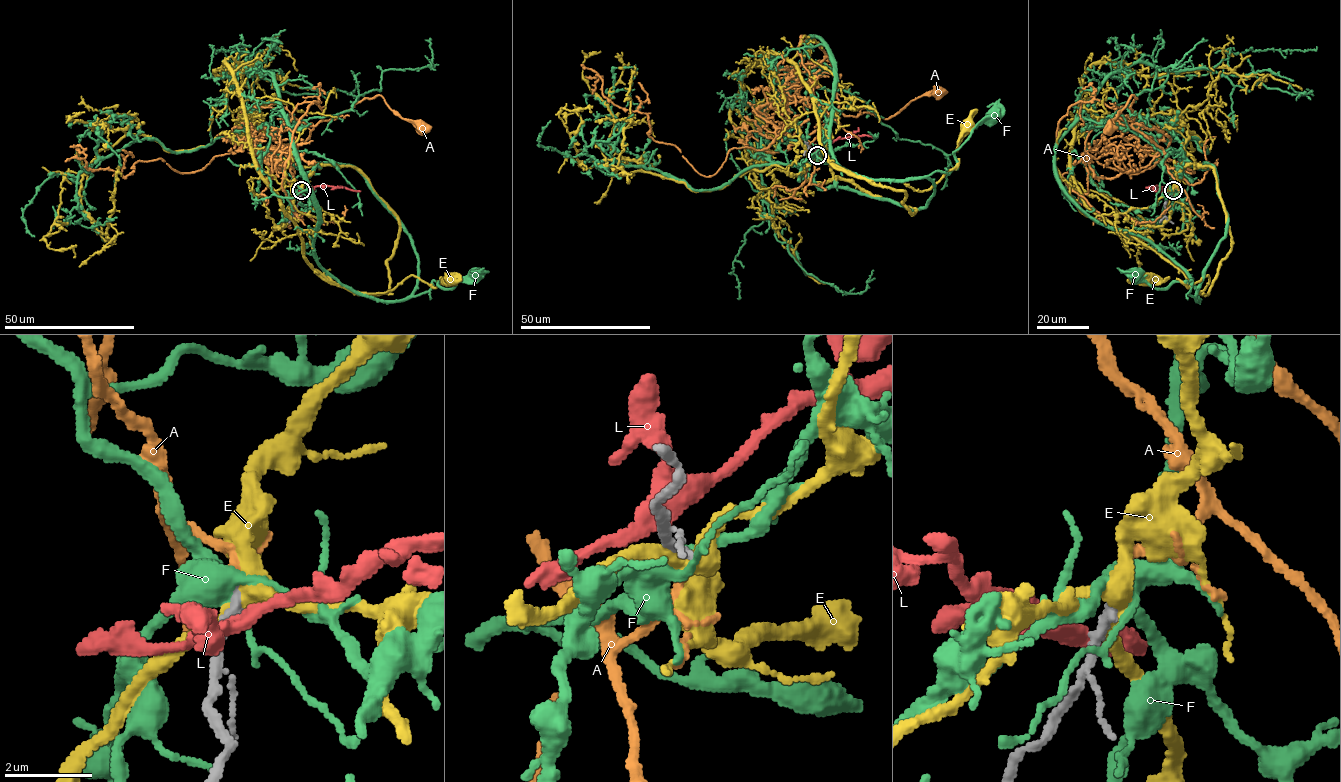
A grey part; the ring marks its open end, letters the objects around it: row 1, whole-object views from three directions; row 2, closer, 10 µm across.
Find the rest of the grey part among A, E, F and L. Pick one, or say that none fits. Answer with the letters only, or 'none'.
A

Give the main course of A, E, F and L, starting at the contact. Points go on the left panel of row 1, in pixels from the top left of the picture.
A: (301, 190), (290, 171), (292, 150), (318, 122), (336, 119), (366, 98), (381, 95), (394, 112), (423, 128)
E: (301, 191), (316, 164), (353, 166), (396, 217), (388, 291), (354, 293), (413, 275), (436, 287), (451, 279)
F: (301, 190), (282, 160), (354, 167), (411, 241), (412, 296), (434, 280), (451, 289), (477, 275)
L: (300, 192), (322, 185), (360, 191)

